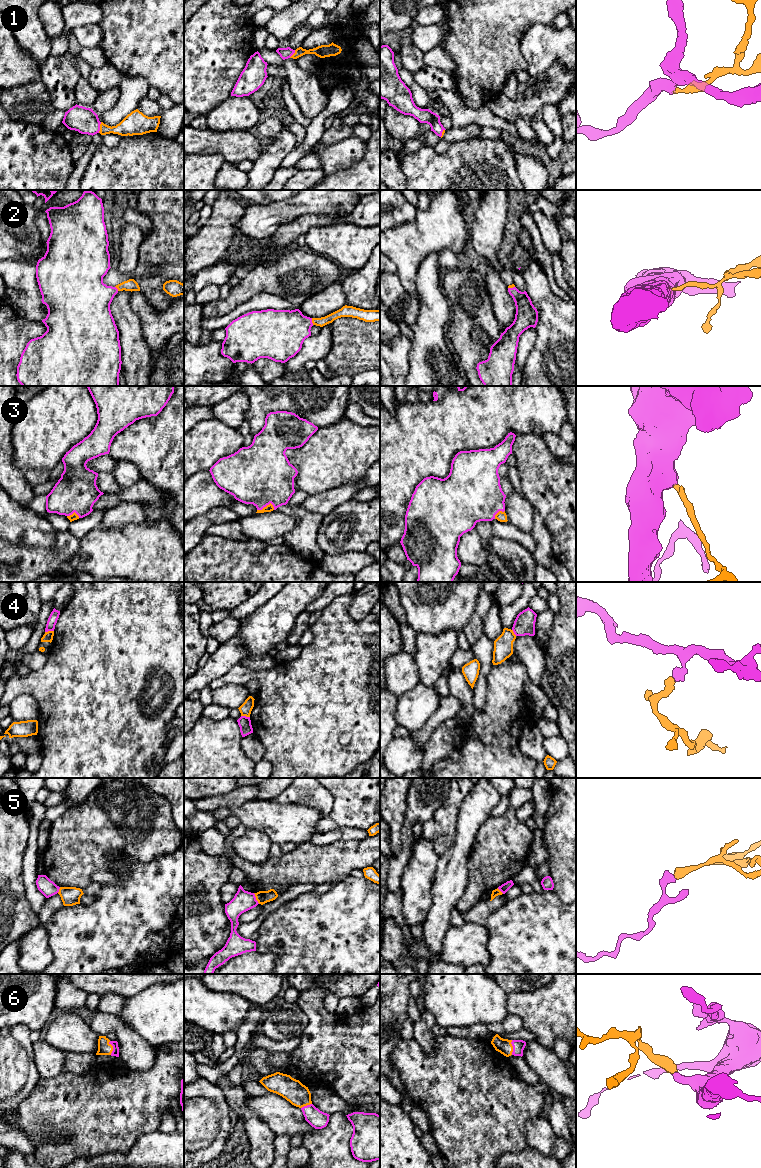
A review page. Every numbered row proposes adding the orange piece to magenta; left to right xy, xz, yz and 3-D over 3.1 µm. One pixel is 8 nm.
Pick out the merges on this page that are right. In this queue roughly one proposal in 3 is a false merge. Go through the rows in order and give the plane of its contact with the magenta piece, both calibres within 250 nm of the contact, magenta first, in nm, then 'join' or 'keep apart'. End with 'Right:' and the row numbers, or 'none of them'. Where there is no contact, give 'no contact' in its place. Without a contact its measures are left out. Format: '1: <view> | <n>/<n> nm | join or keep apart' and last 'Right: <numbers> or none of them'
1: xy | 200/160 nm | join
2: xz | 360/70 nm | join
3: xz | 460/60 nm | keep apart
4: xy | 80/80 nm | keep apart
5: xz | 160/100 nm | keep apart
6: xy | 60/110 nm | join
Right: 1, 2, 6

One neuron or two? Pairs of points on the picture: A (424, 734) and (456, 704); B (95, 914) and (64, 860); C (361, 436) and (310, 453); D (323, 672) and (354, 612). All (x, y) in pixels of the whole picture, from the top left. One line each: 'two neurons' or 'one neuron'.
A: one neuron
B: two neurons
C: one neuron
D: two neurons

